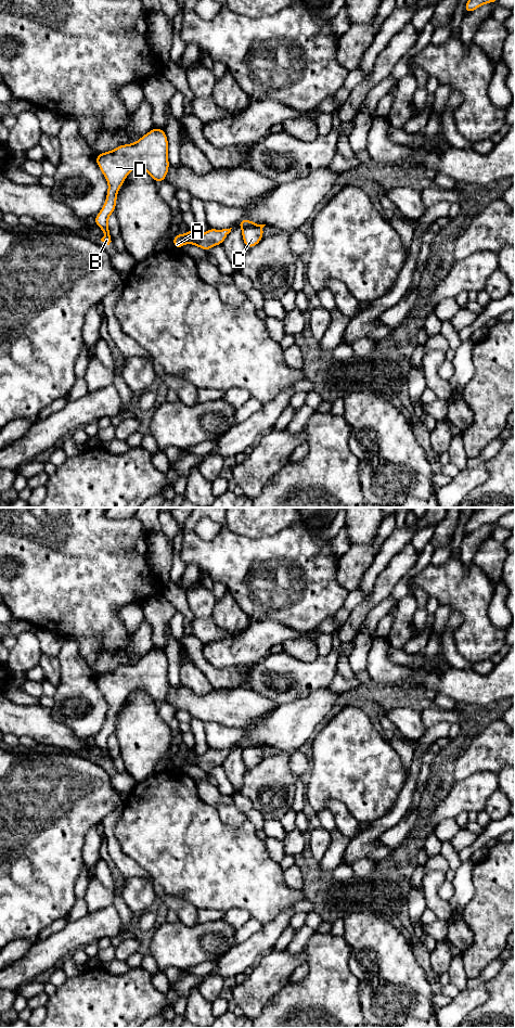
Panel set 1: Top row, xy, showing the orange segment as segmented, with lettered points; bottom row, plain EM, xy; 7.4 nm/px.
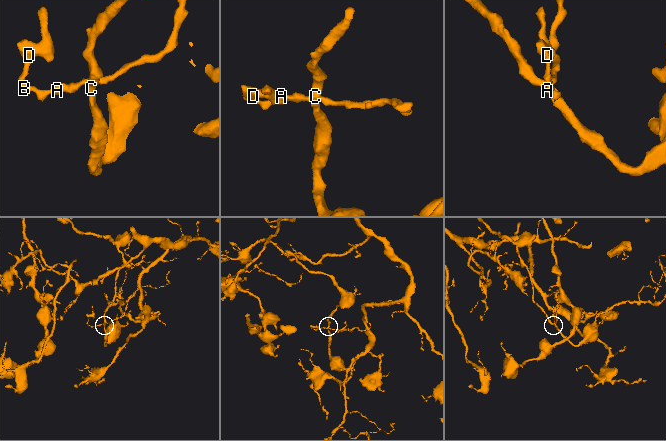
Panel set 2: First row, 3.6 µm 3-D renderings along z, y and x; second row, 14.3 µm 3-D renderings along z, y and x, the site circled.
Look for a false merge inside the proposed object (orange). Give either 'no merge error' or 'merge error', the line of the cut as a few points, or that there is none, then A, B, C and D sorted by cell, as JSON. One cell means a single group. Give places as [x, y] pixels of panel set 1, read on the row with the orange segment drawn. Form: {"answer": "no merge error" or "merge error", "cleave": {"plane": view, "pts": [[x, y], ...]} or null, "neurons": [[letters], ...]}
{"answer": "no merge error", "cleave": null, "neurons": [["A", "B", "C", "D"]]}

